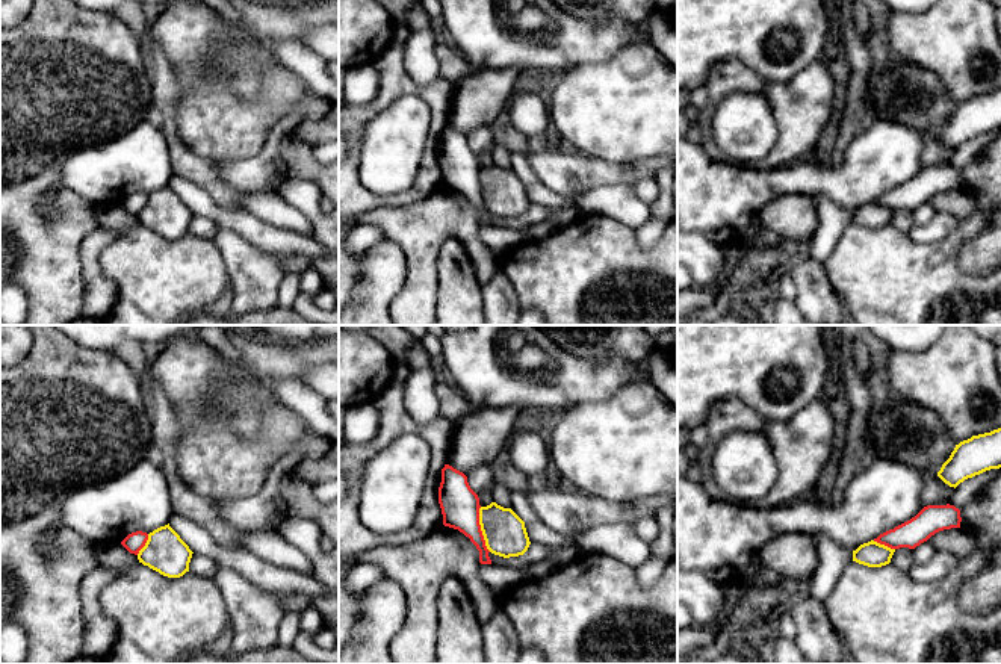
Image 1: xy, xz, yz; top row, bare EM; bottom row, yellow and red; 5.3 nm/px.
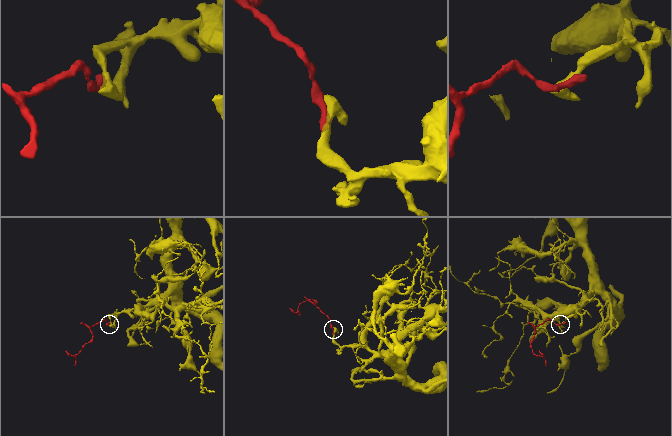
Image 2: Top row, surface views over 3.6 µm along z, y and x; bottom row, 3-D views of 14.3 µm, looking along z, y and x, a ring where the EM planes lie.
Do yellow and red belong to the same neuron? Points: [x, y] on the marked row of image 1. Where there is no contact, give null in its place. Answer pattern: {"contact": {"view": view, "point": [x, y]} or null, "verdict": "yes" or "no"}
{"contact": {"view": "xz", "point": [481, 530]}, "verdict": "no"}

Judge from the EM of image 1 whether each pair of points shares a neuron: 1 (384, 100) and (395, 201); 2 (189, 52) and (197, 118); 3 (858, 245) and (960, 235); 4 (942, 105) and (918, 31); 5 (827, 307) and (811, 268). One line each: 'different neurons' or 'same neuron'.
1: same neuron
2: same neuron
3: same neuron
4: different neurons
5: same neuron

